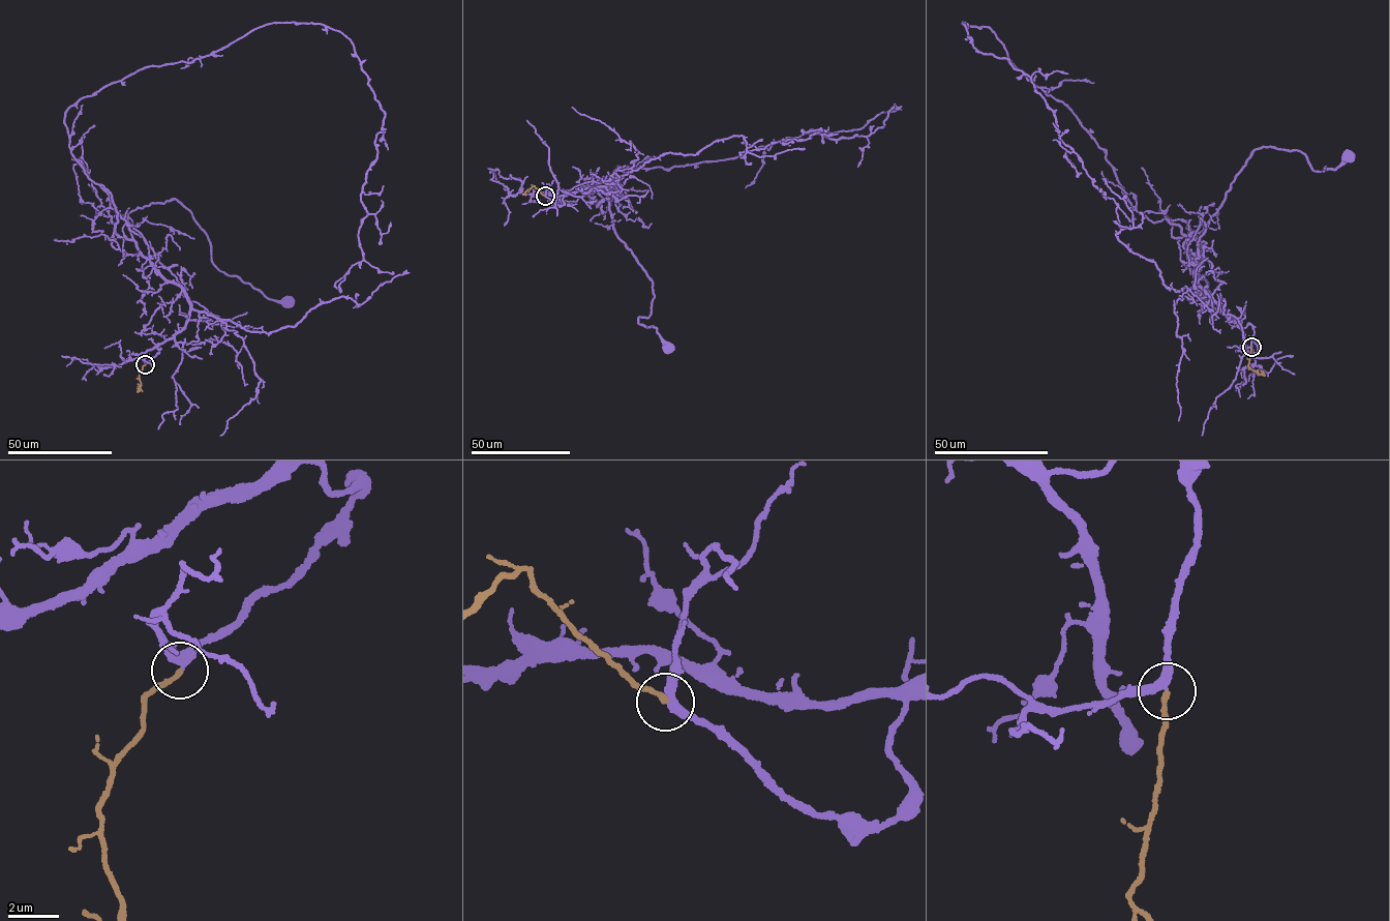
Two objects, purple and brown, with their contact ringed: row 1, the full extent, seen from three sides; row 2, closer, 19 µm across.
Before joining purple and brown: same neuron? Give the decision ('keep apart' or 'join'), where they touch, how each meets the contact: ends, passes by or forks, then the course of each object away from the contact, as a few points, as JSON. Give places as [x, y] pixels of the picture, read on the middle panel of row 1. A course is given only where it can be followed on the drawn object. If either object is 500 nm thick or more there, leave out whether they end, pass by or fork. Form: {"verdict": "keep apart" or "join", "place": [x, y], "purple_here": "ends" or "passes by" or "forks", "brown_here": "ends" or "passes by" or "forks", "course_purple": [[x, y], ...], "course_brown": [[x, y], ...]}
{"verdict": "join", "place": [545, 196], "purple_here": "passes by", "brown_here": "ends", "course_purple": [[545, 196], [561, 205], [565, 196], [618, 182], [606, 190], [613, 228], [655, 296], [638, 322], [669, 350]], "course_brown": [[545, 196], [534, 185], [525, 191], [526, 194]]}

